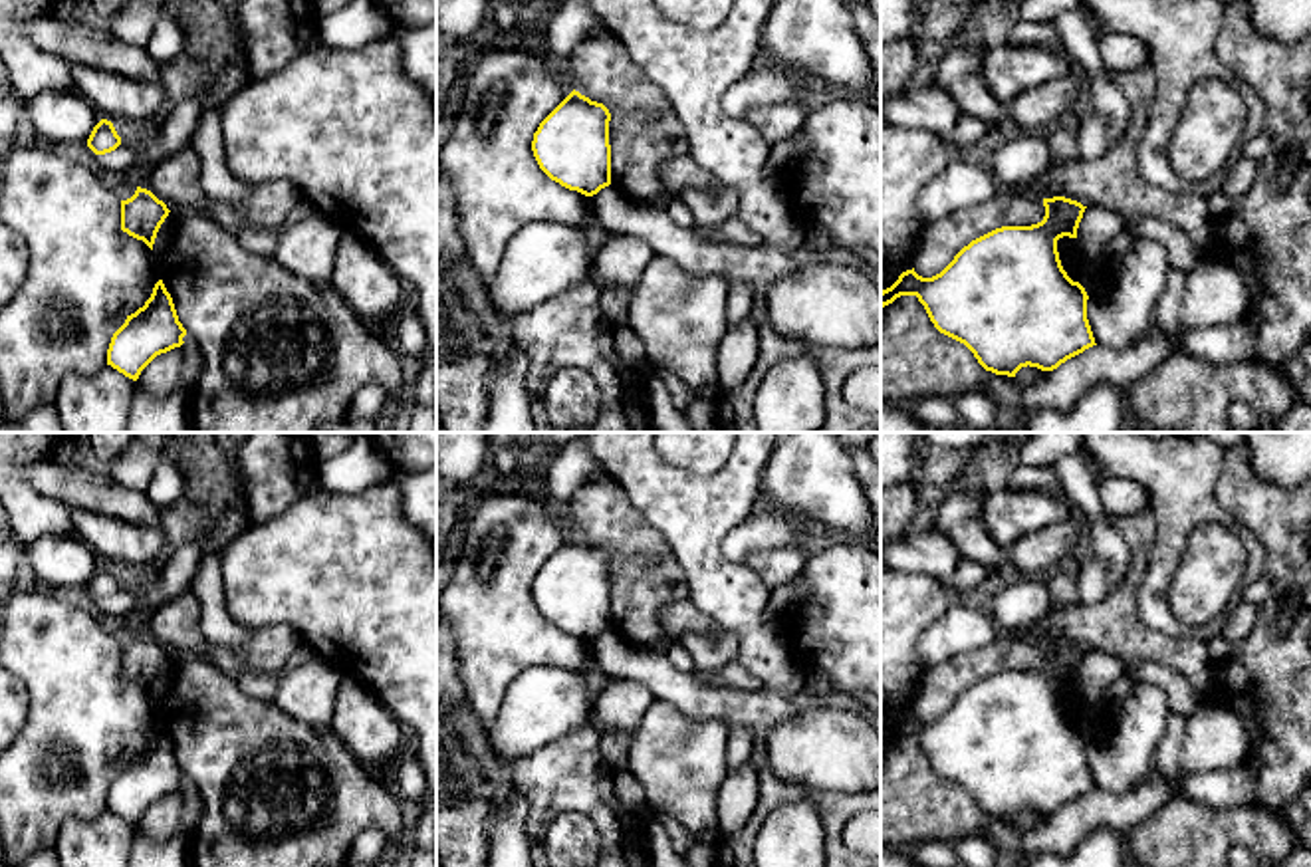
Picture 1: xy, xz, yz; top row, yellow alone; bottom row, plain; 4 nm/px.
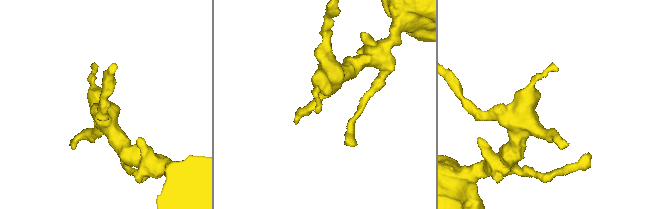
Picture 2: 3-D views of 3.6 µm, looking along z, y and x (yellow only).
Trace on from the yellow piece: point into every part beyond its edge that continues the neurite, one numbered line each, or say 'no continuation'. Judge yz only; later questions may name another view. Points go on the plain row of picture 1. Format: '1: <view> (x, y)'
no continuation

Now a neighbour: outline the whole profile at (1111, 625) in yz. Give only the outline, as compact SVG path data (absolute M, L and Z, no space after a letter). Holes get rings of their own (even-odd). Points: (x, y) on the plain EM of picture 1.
M1148 508L1125 516L1109 518L1127 542L1132 563L1121 587L1095 605L1075 605L1053 609L1043 621L1025 627L1010 637L1035 643L1065 641L1083 651L1105 651L1115 655L1127 669L1138 661L1162 663L1182 673L1196 696L1204 696L1212 686L1208 647L1196 639L1172 639L1146 627L1136 613L1134 591L1138 589L1154 546L1154 516Z

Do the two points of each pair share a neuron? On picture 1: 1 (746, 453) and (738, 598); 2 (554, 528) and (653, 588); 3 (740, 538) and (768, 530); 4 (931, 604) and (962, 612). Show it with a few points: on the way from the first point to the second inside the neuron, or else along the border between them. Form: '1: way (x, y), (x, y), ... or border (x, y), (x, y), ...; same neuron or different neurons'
1: way (734, 489), (713, 510), (713, 562); same neuron
2: border (566, 524), (574, 532); different neurons
3: way (746, 538), (762, 530); same neuron
4: border (958, 598), (917, 643); different neurons

